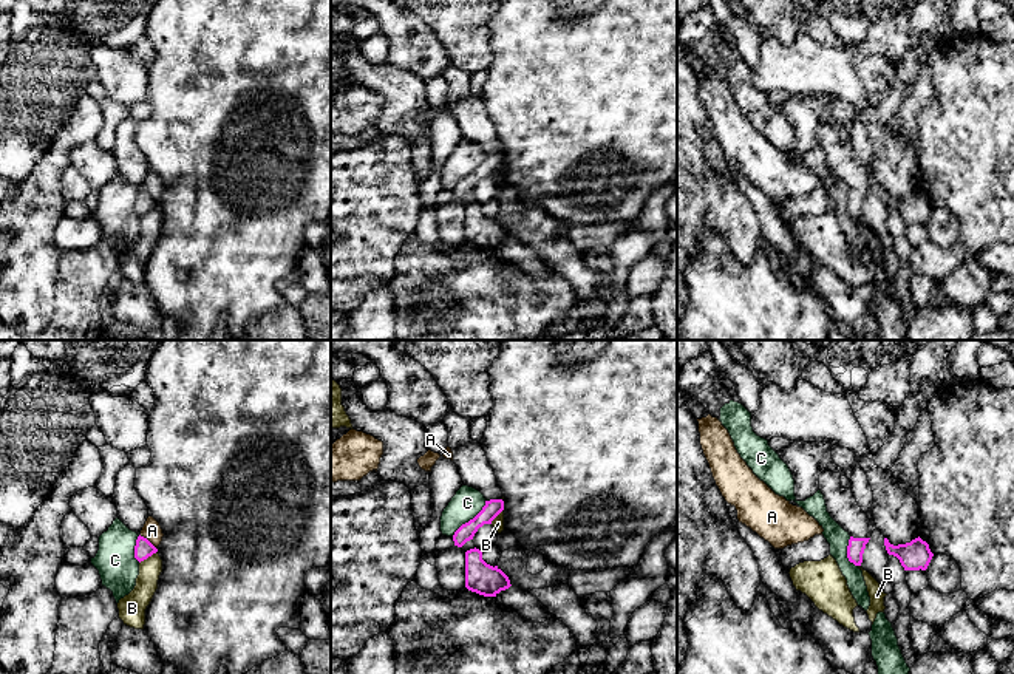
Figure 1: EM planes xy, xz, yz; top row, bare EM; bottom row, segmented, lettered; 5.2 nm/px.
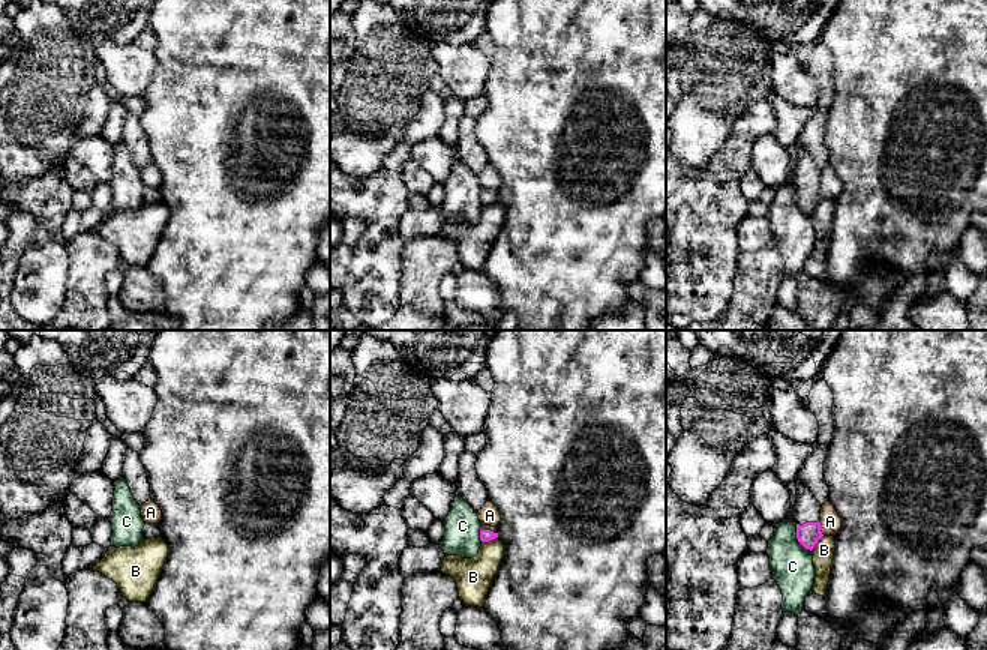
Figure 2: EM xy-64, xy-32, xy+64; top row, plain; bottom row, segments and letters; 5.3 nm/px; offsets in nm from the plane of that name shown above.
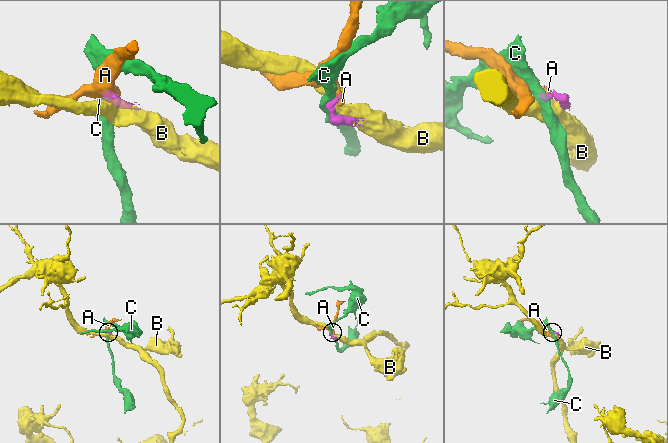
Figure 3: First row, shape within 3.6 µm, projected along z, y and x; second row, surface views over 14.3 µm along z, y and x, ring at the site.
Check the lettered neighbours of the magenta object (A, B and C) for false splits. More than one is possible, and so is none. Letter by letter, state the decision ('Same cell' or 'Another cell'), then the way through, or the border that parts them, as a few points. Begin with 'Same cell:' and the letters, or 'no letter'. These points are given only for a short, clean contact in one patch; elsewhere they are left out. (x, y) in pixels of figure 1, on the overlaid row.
Same cell: no letter
A: Another cell. Boundary: xy (139, 535), (156, 549)
B: Another cell
C: Another cell. Boundary: xz (486, 501), (452, 535)

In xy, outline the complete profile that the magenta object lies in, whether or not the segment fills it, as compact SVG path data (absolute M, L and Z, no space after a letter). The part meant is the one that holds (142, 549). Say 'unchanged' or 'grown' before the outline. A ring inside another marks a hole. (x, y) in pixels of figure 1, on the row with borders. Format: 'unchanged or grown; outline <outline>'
unchanged; outline M138 536L136 546L134 546L134 558L141 563L156 553L158 549L144 536Z

